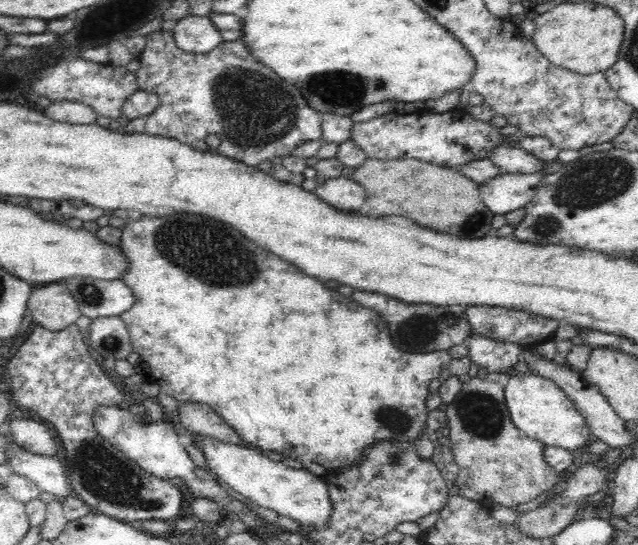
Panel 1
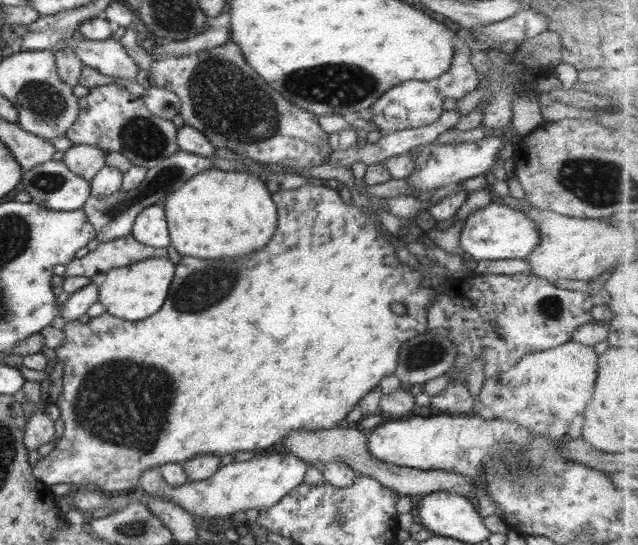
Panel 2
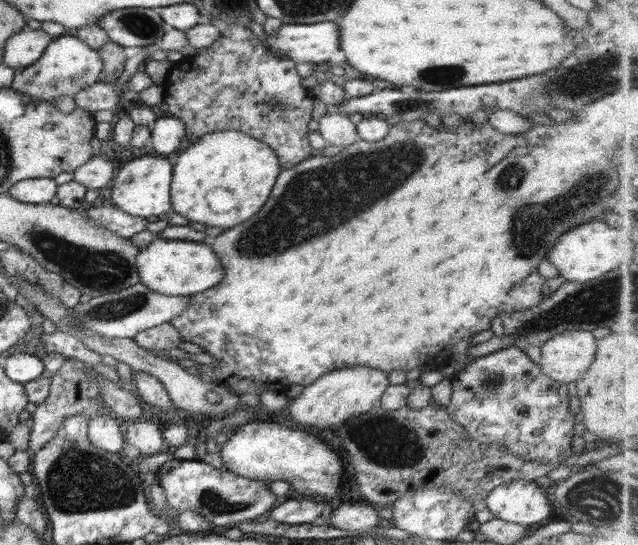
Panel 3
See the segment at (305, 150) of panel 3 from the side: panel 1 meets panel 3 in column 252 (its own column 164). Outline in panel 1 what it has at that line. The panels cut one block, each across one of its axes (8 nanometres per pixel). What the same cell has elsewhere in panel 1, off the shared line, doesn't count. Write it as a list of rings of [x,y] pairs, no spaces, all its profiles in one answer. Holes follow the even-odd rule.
[[[172,31],[152,32],[147,34],[146,40],[146,47],[137,57],[140,68],[134,73],[139,89],[157,94],[160,104],[152,114],[142,116],[140,120],[128,120],[124,128],[126,134],[175,138],[202,152],[212,151],[252,167],[275,156],[290,155],[303,142],[321,140],[324,113],[314,110],[294,86],[280,80],[270,68],[258,64],[240,39],[230,43],[223,42],[206,54],[180,50],[176,47]],[[209,134],[216,134],[221,138],[217,148],[210,148],[204,141]]]

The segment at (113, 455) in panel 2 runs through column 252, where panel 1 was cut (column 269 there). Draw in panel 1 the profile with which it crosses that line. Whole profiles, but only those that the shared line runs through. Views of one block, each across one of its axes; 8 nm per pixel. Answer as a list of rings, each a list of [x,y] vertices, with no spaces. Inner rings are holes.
[[[176,214],[168,218],[154,218],[142,216],[140,220],[128,218],[126,224],[120,228],[122,231],[120,252],[128,259],[128,270],[119,280],[132,290],[134,305],[119,318],[124,322],[130,333],[133,352],[140,354],[141,363],[148,364],[150,368],[150,381],[165,381],[164,391],[168,396],[173,396],[178,403],[196,402],[208,404],[218,415],[224,418],[228,425],[240,435],[240,440],[245,446],[252,446],[261,452],[276,451],[284,458],[292,458],[303,463],[303,468],[318,475],[328,474],[330,469],[345,468],[345,466],[359,463],[362,450],[366,446],[383,441],[413,442],[425,428],[430,410],[426,407],[429,384],[433,379],[439,378],[444,368],[448,368],[453,359],[448,351],[407,353],[396,348],[390,338],[388,326],[384,324],[382,316],[372,308],[362,308],[352,298],[344,298],[336,290],[324,288],[316,278],[302,274],[296,266],[264,252],[264,248],[252,244],[244,238],[244,234],[236,232],[230,224],[214,222],[206,216],[194,214]]]

